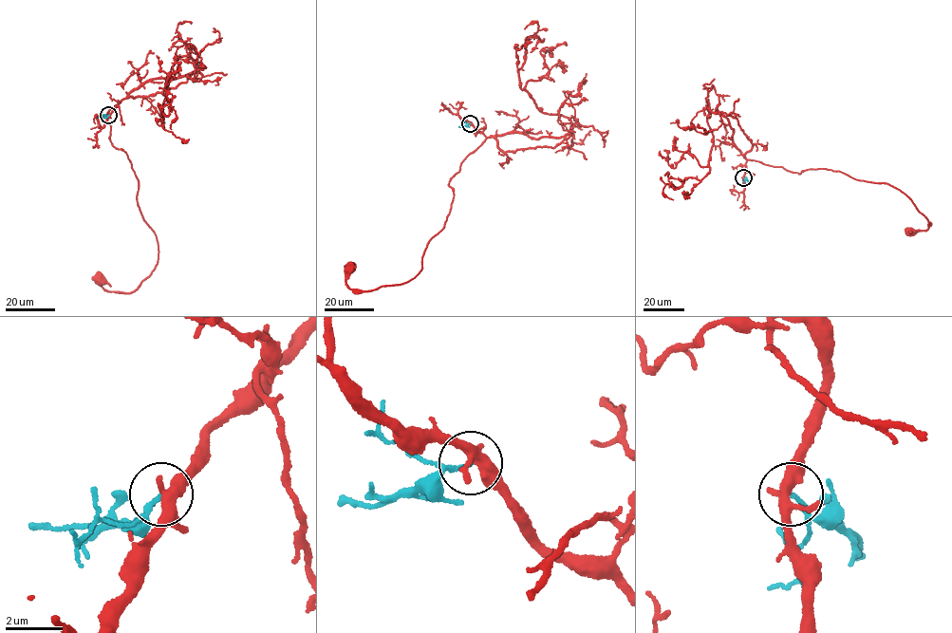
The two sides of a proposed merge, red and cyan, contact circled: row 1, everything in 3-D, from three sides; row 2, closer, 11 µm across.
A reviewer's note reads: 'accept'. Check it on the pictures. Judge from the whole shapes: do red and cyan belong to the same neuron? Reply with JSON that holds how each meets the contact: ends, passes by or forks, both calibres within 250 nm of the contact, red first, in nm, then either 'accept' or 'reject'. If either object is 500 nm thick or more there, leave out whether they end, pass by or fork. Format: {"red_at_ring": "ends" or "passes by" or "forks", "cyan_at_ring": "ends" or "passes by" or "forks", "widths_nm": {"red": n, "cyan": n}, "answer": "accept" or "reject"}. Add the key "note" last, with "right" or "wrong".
{"red_at_ring": "forks", "cyan_at_ring": "ends", "widths_nm": {"red": 360, "cyan": 160}, "answer": "reject", "note": "wrong"}

